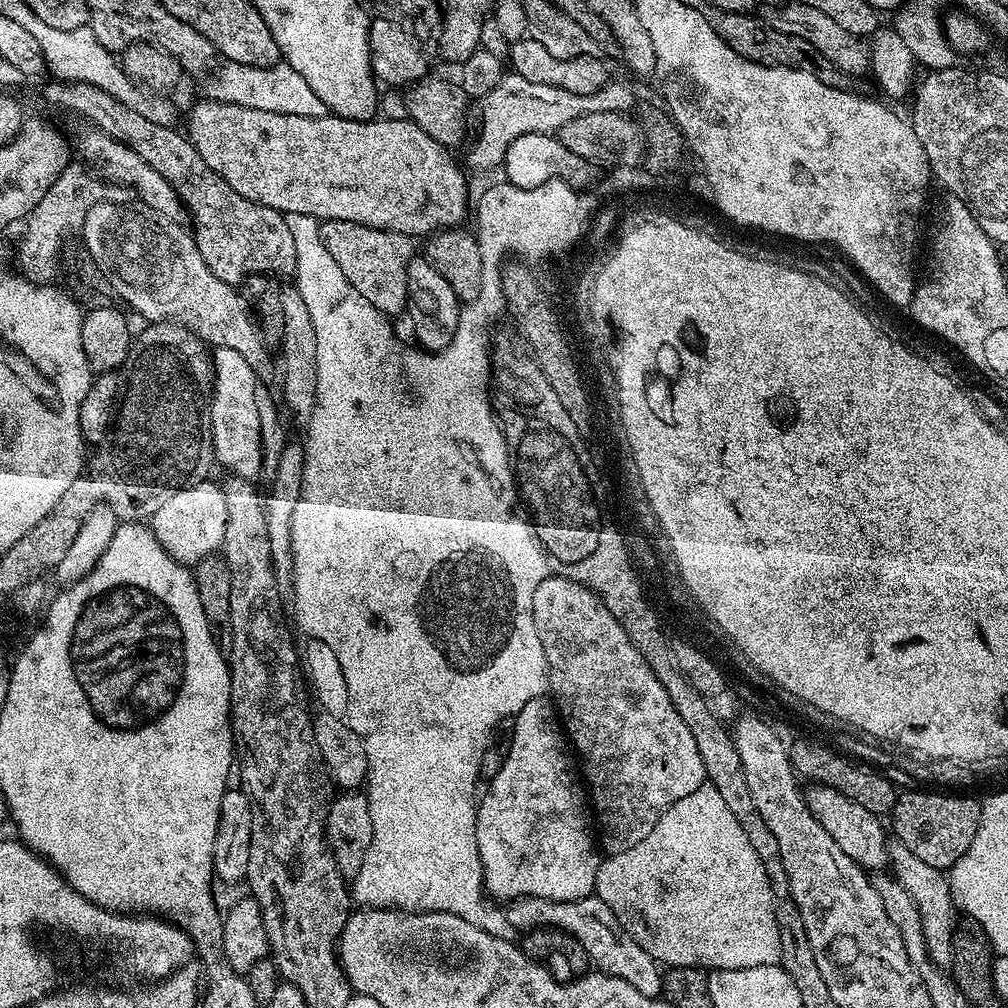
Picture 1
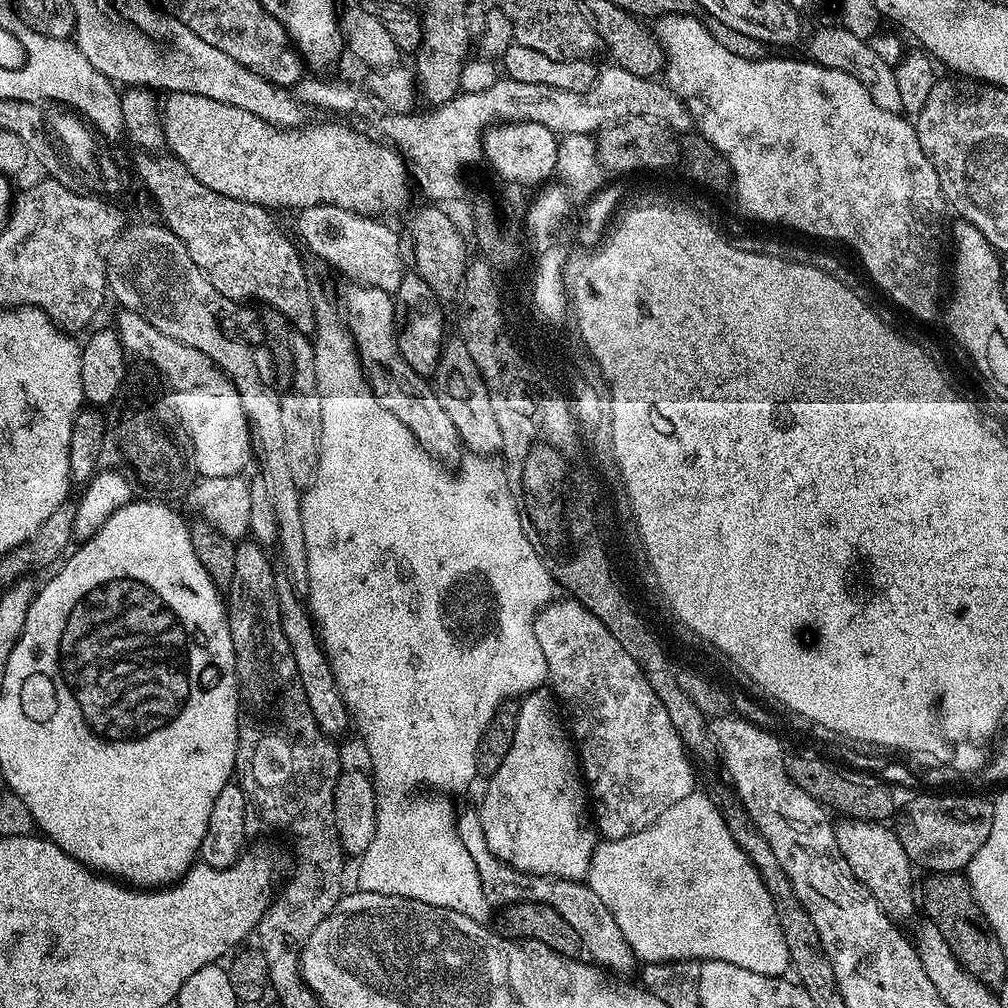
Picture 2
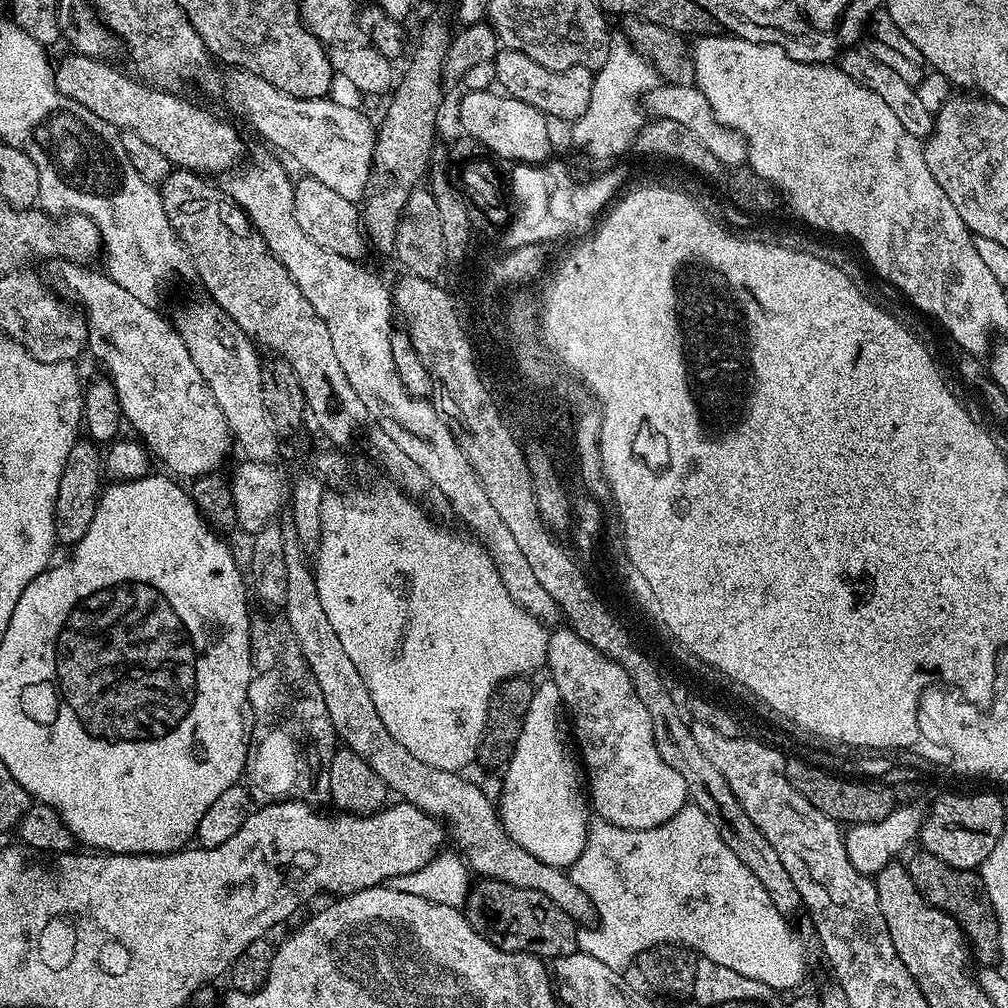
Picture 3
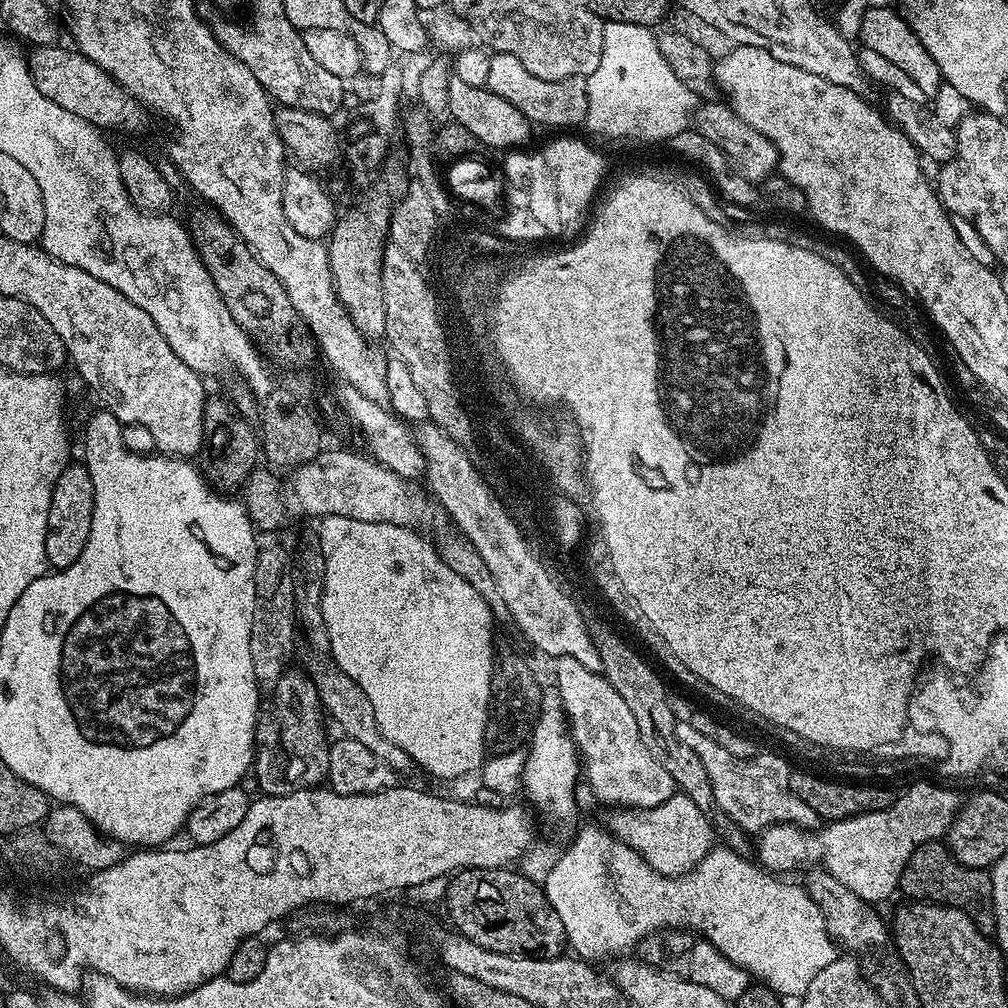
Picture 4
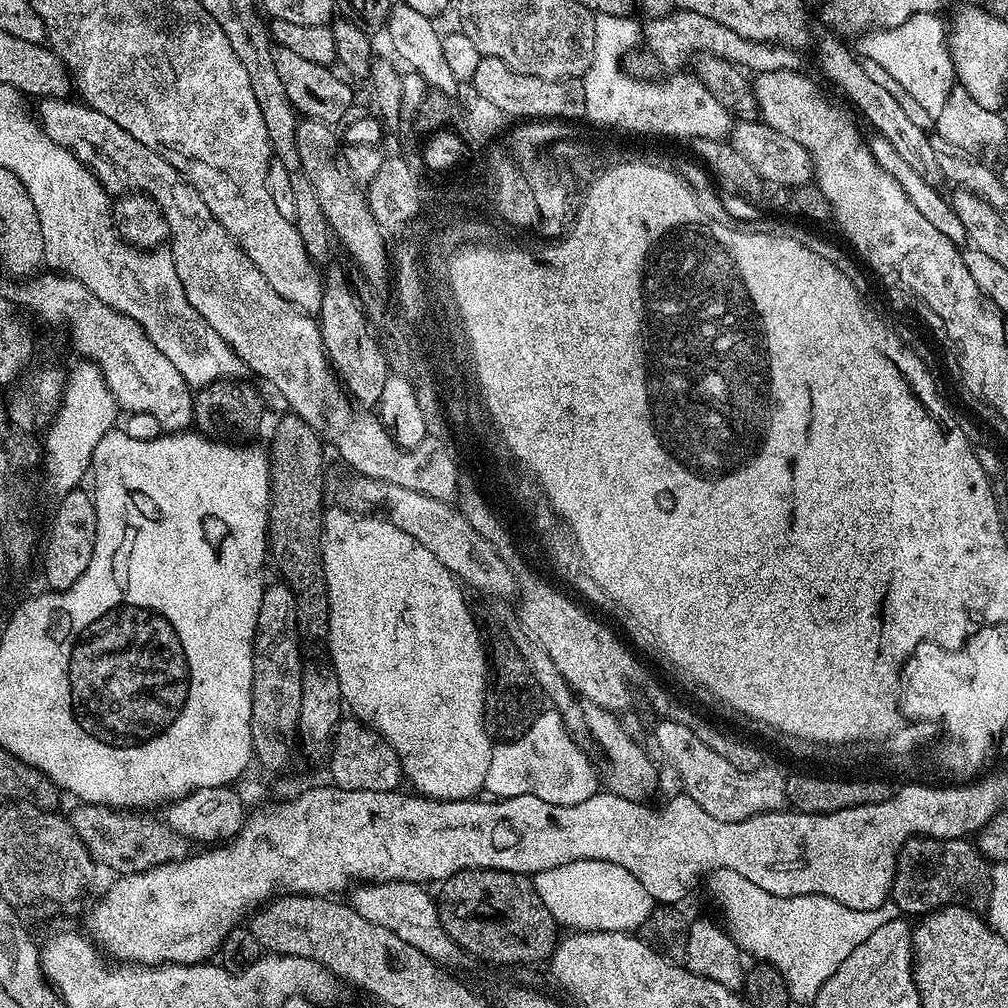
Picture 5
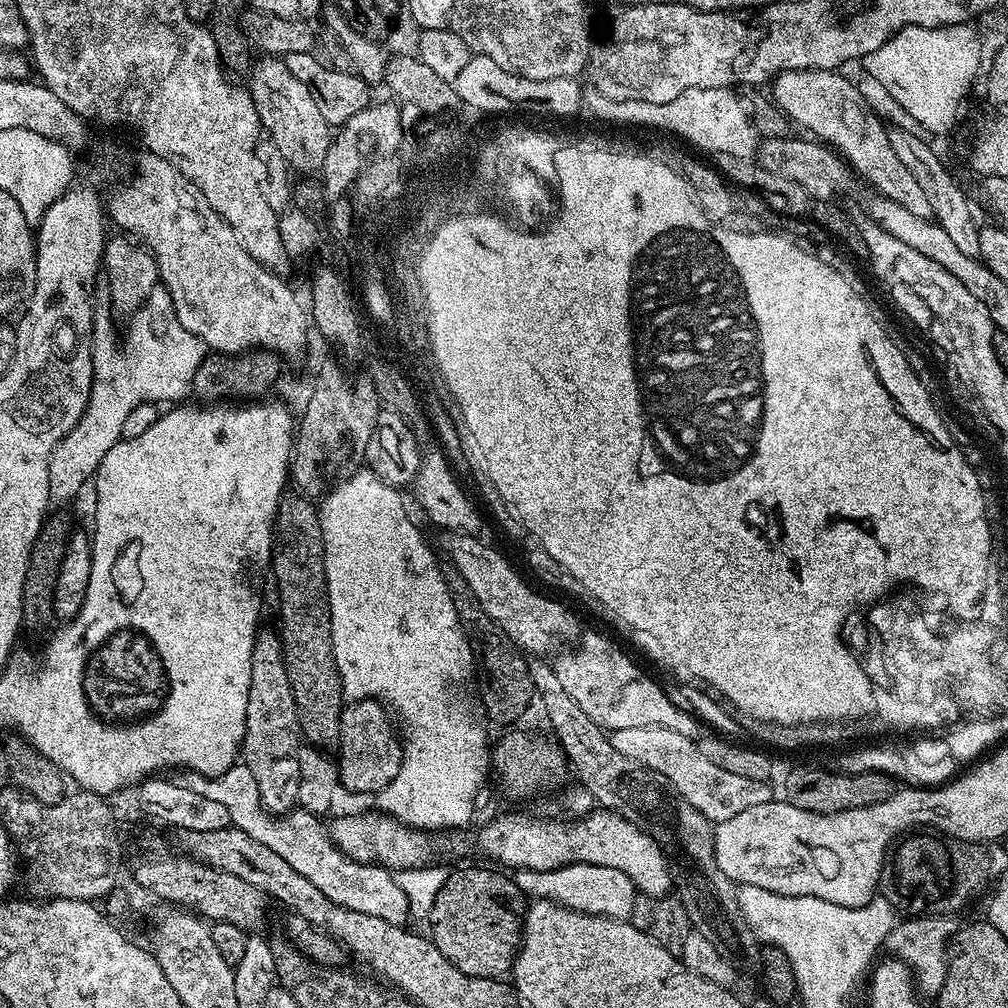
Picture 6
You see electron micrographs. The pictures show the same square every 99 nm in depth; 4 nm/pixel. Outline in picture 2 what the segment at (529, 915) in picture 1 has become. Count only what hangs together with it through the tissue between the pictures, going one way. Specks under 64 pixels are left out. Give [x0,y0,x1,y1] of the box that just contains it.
[456,807,638,972]

